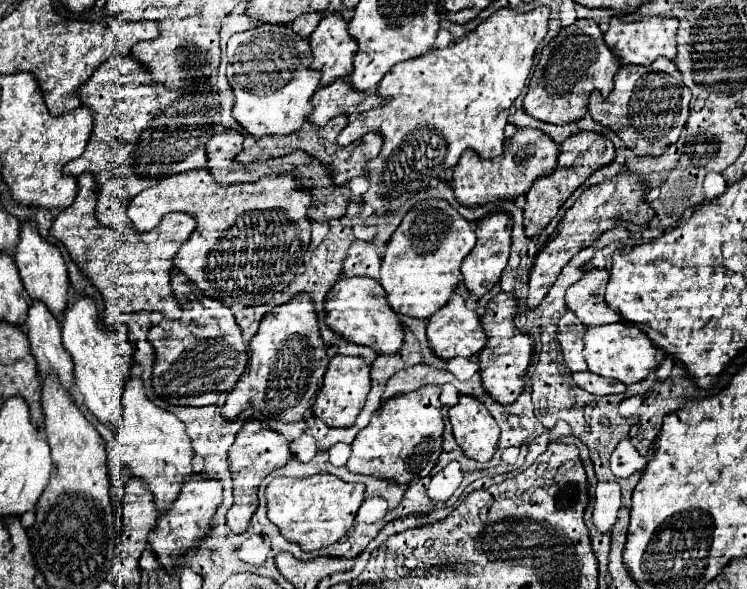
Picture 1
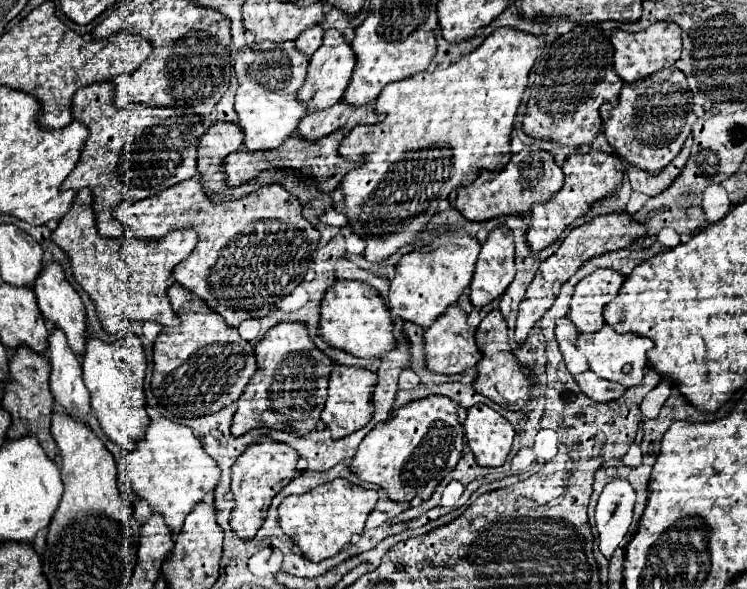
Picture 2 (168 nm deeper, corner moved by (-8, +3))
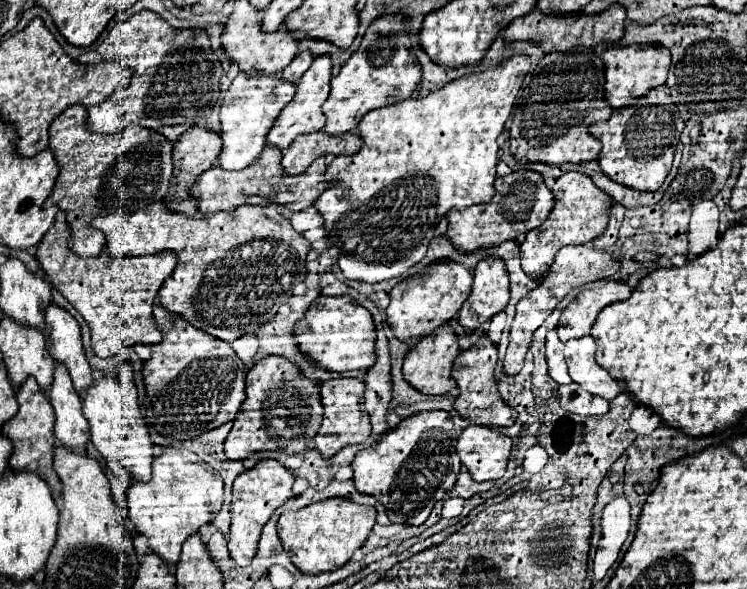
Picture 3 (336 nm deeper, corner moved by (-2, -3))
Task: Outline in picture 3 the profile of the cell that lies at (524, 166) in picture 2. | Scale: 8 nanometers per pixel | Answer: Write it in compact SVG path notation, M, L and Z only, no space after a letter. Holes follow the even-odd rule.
M519 170L511 172L509 176L497 178L495 192L501 198L493 198L489 204L469 206L465 210L451 210L447 214L449 228L445 236L453 242L457 250L461 250L461 254L471 254L473 250L499 246L507 240L519 240L529 230L541 226L541 222L545 222L555 204L555 198L551 190L545 186L543 178L537 172L529 170Z

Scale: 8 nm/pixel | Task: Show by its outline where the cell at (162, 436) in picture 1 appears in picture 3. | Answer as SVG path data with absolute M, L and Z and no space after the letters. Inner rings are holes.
M163 448L163 454L153 460L153 478L145 484L135 482L129 488L129 518L135 524L137 534L145 536L149 550L171 566L179 562L183 542L191 534L197 534L203 524L211 524L221 506L221 476L189 450Z

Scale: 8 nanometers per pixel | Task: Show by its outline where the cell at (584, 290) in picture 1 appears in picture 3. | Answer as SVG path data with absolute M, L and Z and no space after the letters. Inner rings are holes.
M609 280L603 286L579 292L577 298L561 312L559 326L557 326L559 338L563 342L567 342L573 338L587 336L591 326L595 324L597 314L613 302L627 300L631 296L631 292L633 292L633 288L629 284L615 282L615 280Z

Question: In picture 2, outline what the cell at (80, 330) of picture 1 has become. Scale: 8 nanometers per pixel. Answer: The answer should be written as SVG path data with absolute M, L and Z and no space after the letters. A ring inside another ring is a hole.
M91 334L87 336L81 364L83 364L83 380L91 394L93 414L97 416L103 432L113 442L117 442L125 452L129 452L131 448L135 448L135 442L145 434L145 428L149 424L143 392L143 376L147 362L141 340L135 334L129 334L109 344Z

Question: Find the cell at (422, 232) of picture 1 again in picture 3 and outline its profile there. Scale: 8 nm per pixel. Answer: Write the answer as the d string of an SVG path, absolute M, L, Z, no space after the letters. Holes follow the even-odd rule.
M435 262L435 264L427 266L421 276L417 276L417 278L411 276L411 278L399 282L389 292L391 302L385 310L387 324L391 326L395 338L413 346L419 342L413 338L425 338L425 336L433 334L435 328L453 320L457 316L457 312L461 310L463 302L471 294L471 282L473 282L473 274L455 262Z

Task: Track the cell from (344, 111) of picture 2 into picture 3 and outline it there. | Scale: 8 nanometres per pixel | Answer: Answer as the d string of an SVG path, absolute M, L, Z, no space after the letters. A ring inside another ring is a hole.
M325 132L315 134L303 134L299 136L289 150L283 152L281 166L285 168L285 176L297 176L303 174L311 162L319 156L339 156L339 154L357 154L363 146L363 140L355 134L341 134L341 136L329 136Z

